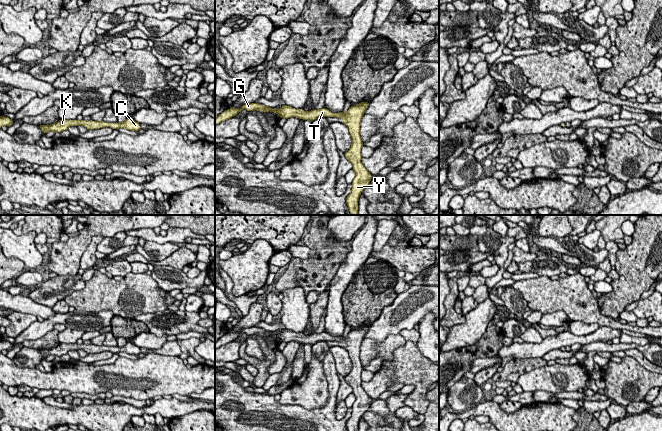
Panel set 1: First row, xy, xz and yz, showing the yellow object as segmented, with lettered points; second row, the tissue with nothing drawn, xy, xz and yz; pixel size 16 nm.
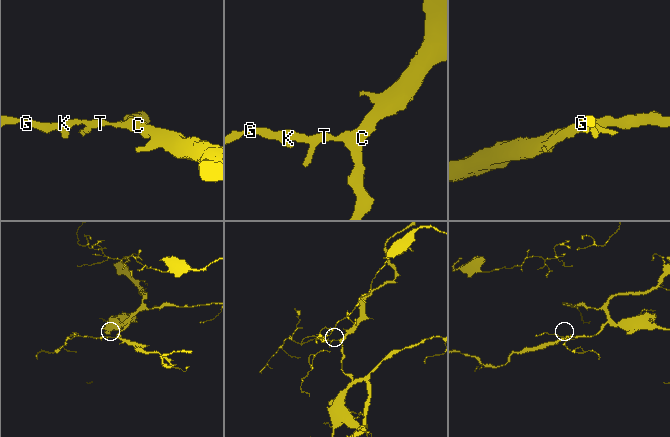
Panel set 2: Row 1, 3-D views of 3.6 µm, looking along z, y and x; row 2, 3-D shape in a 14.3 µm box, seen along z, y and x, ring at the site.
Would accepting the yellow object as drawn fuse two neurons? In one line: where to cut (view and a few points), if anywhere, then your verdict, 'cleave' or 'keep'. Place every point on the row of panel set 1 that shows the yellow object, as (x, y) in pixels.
cut none; keep

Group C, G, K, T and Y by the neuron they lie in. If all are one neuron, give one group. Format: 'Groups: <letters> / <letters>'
Groups: C G K T Y

